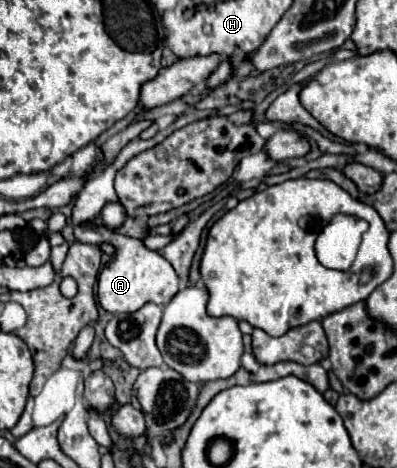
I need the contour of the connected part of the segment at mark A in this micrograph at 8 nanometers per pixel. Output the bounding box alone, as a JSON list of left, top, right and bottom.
[96,226,178,312]

